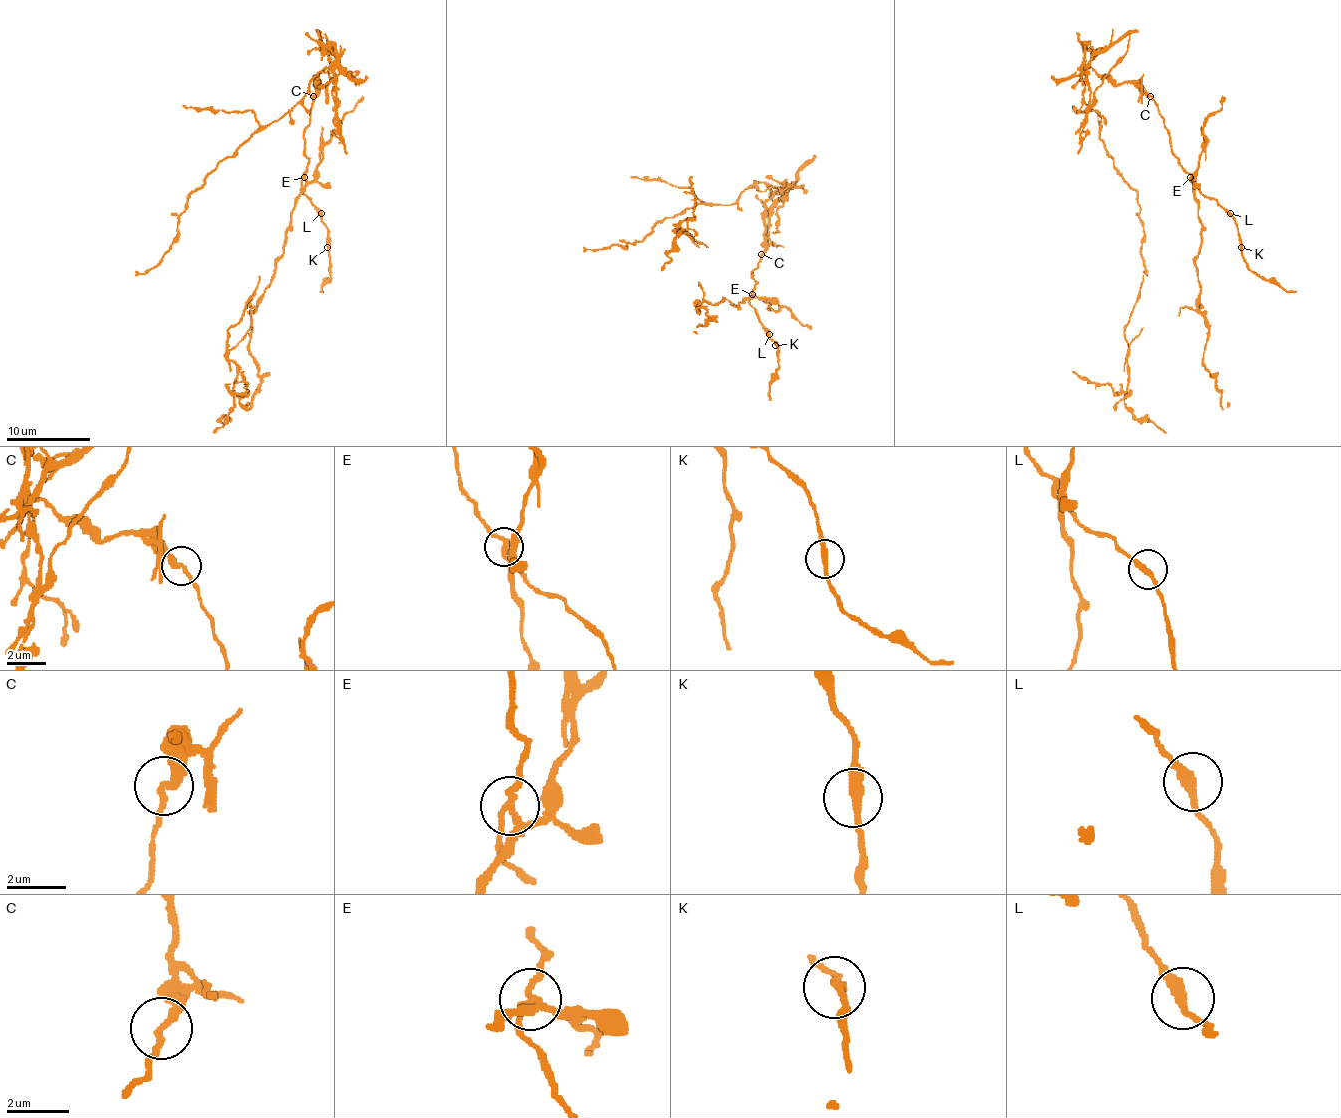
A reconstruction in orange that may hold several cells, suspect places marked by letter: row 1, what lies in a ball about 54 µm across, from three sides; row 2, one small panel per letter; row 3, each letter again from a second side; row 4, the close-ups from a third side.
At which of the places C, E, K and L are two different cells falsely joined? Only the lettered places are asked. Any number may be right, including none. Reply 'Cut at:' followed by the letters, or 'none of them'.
Cut at: C, E

